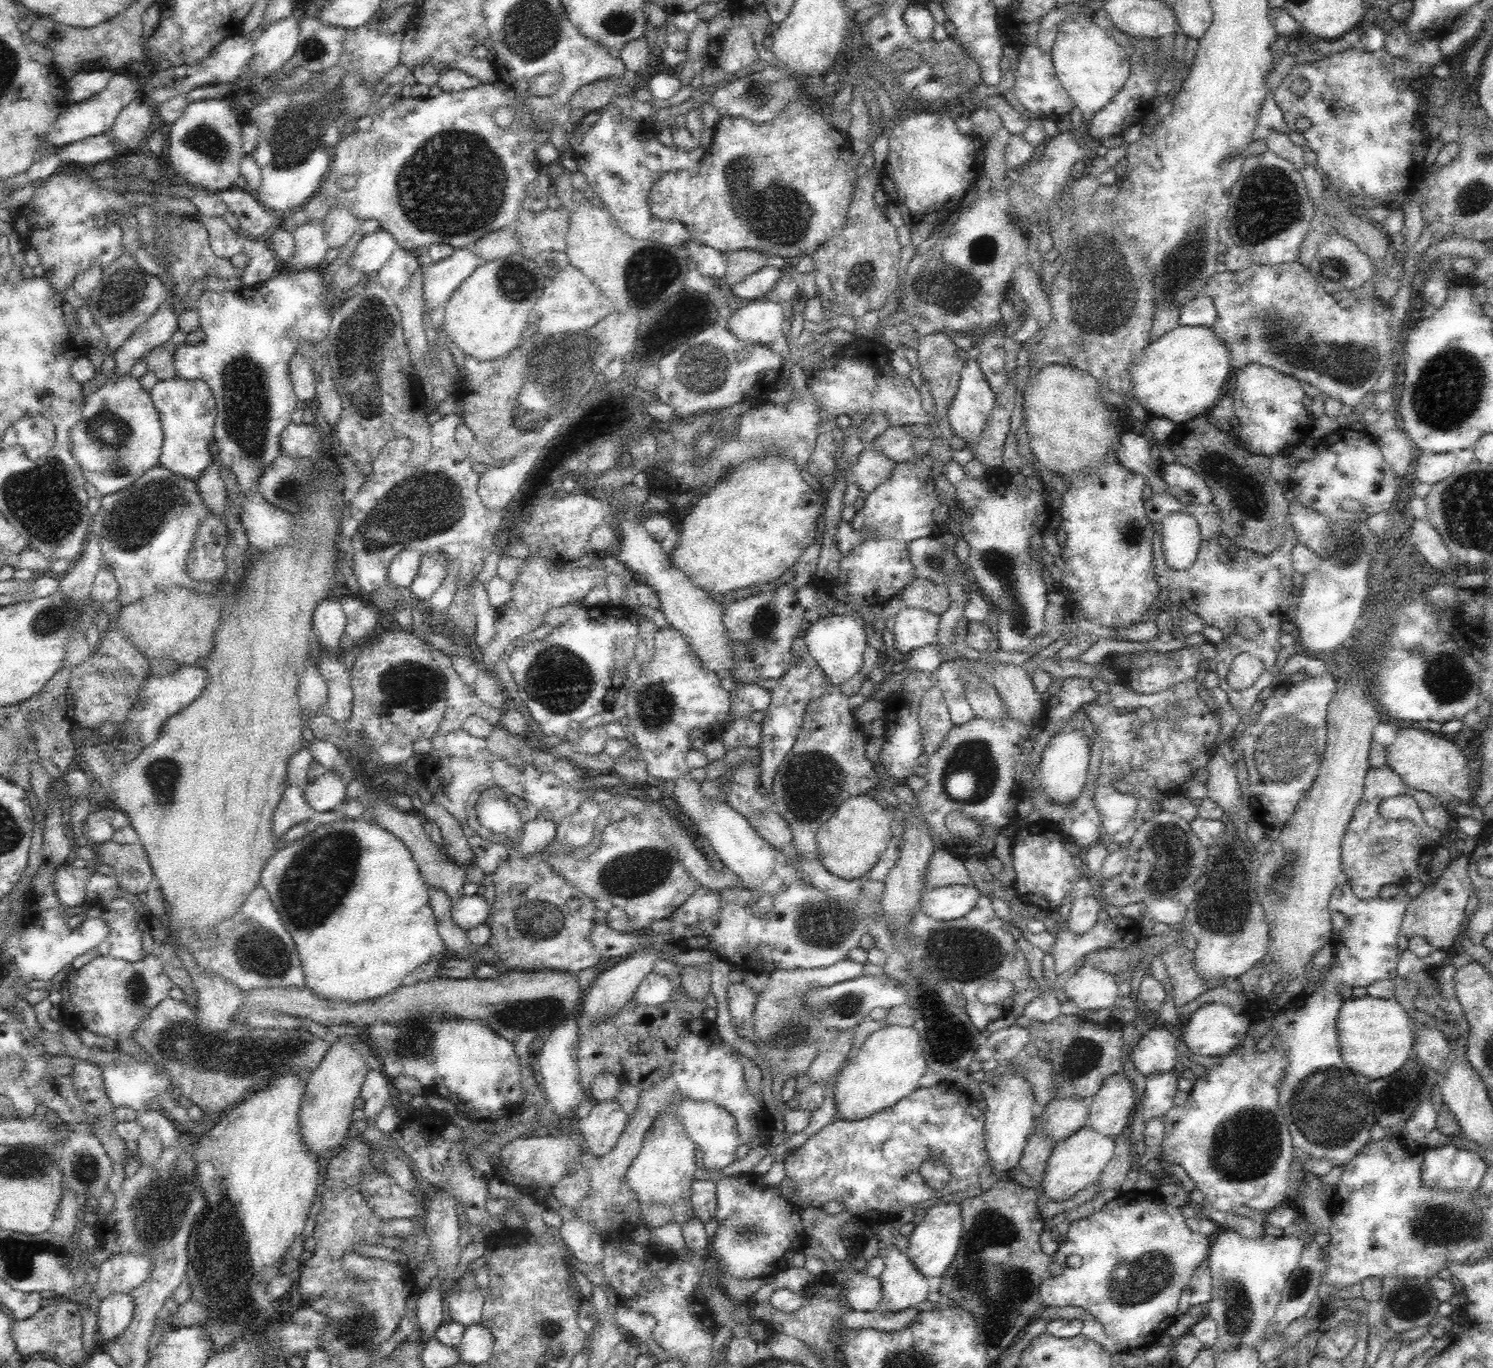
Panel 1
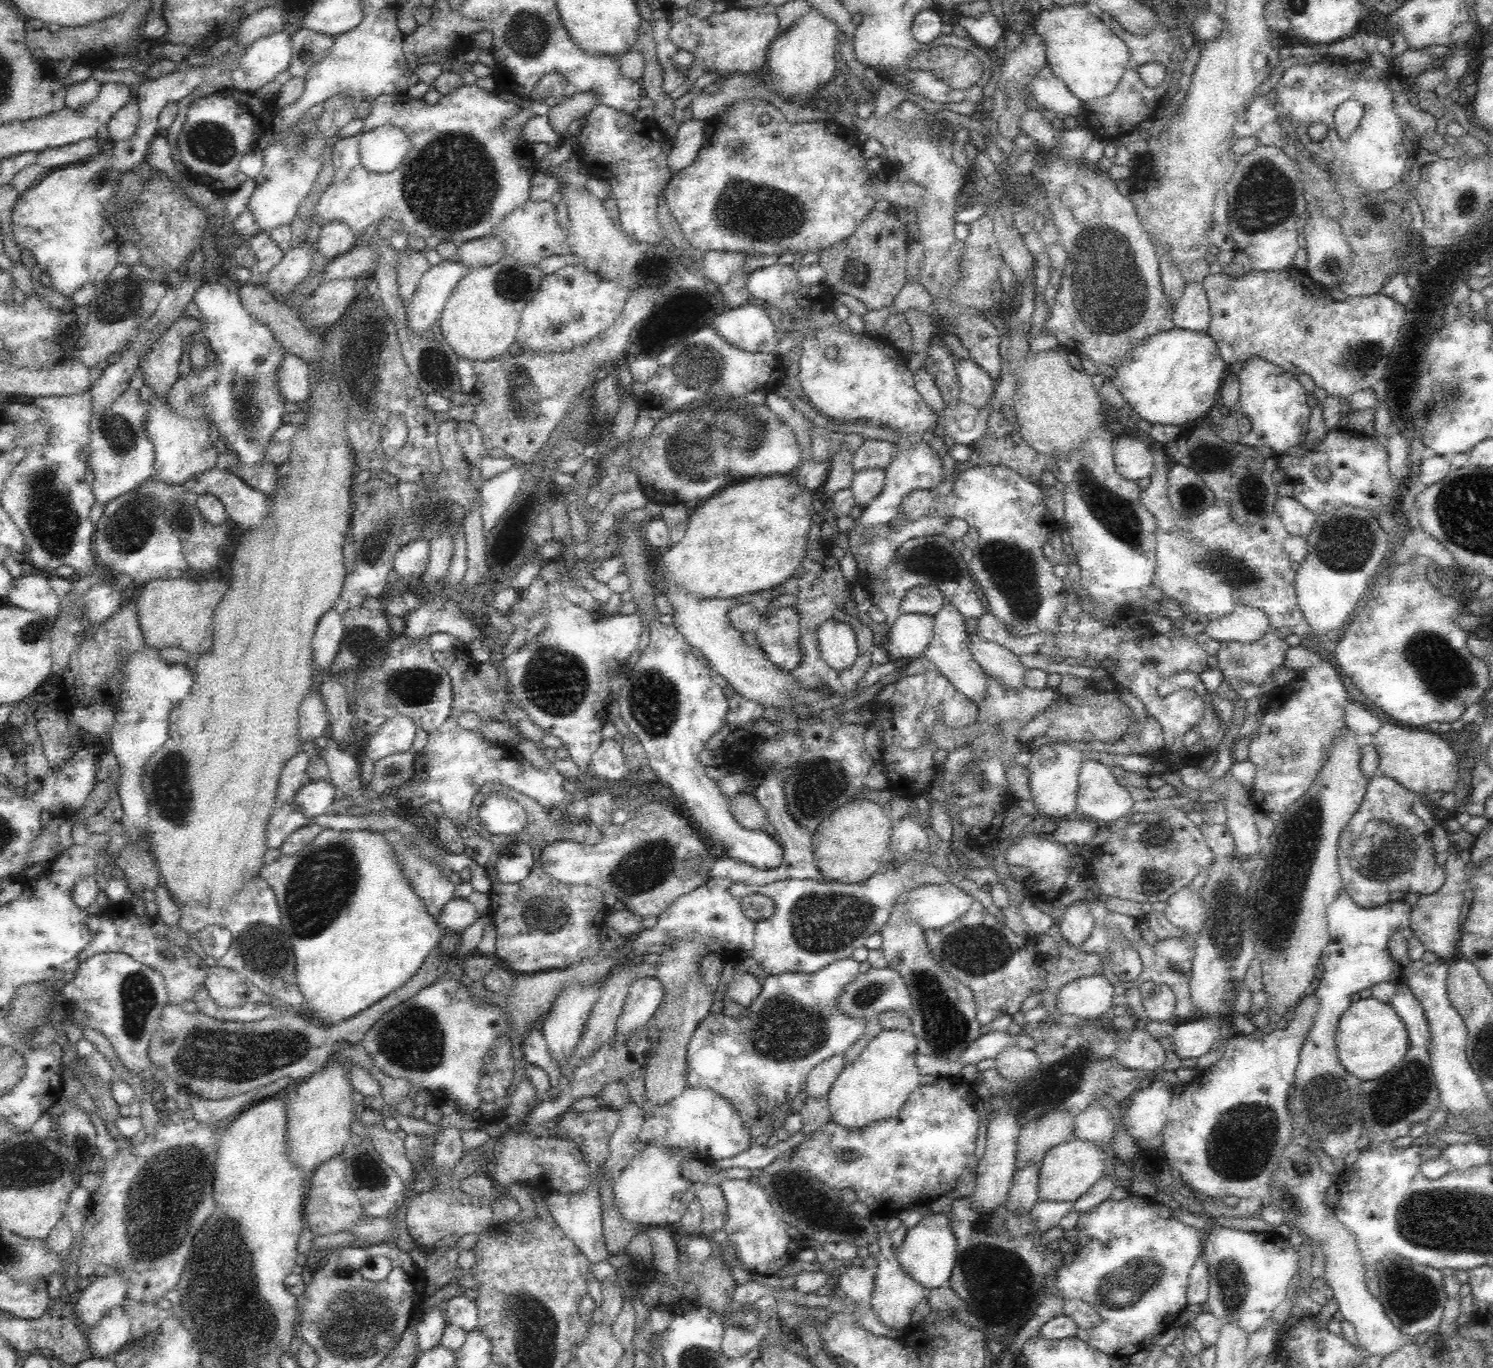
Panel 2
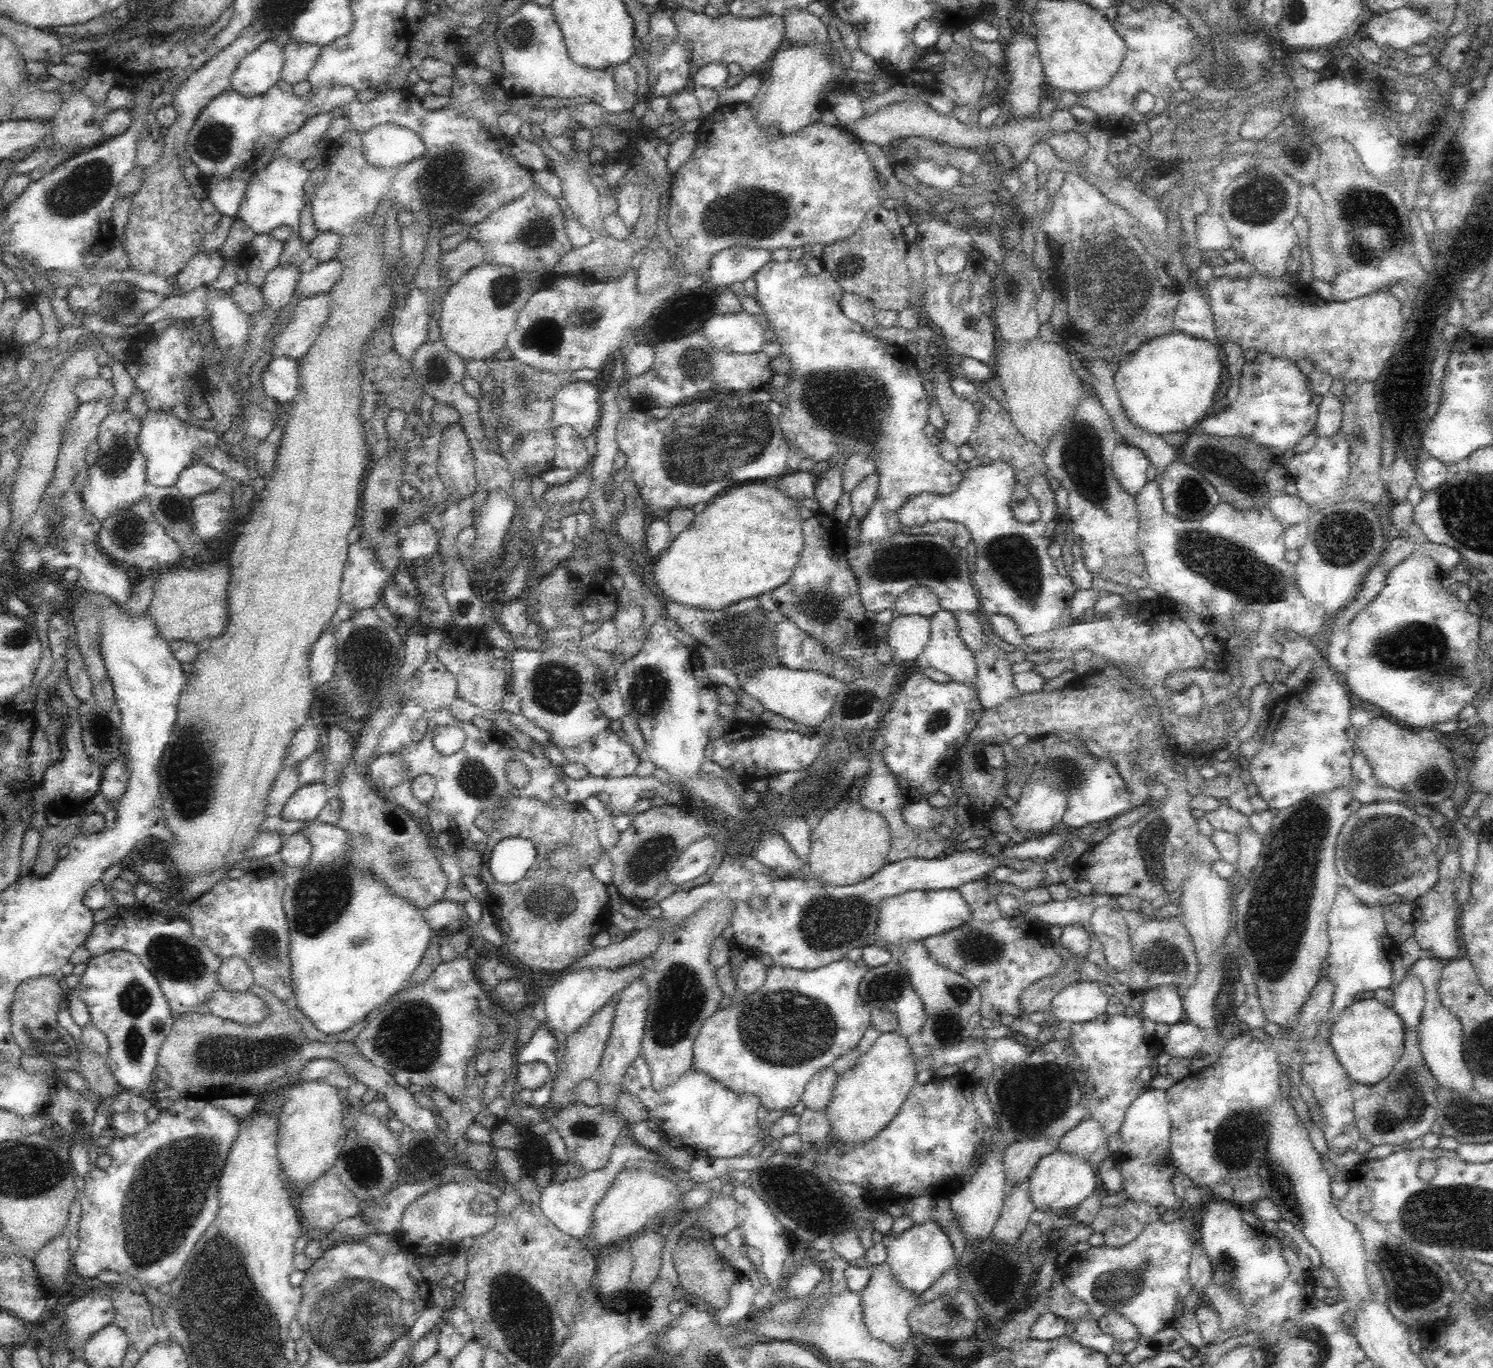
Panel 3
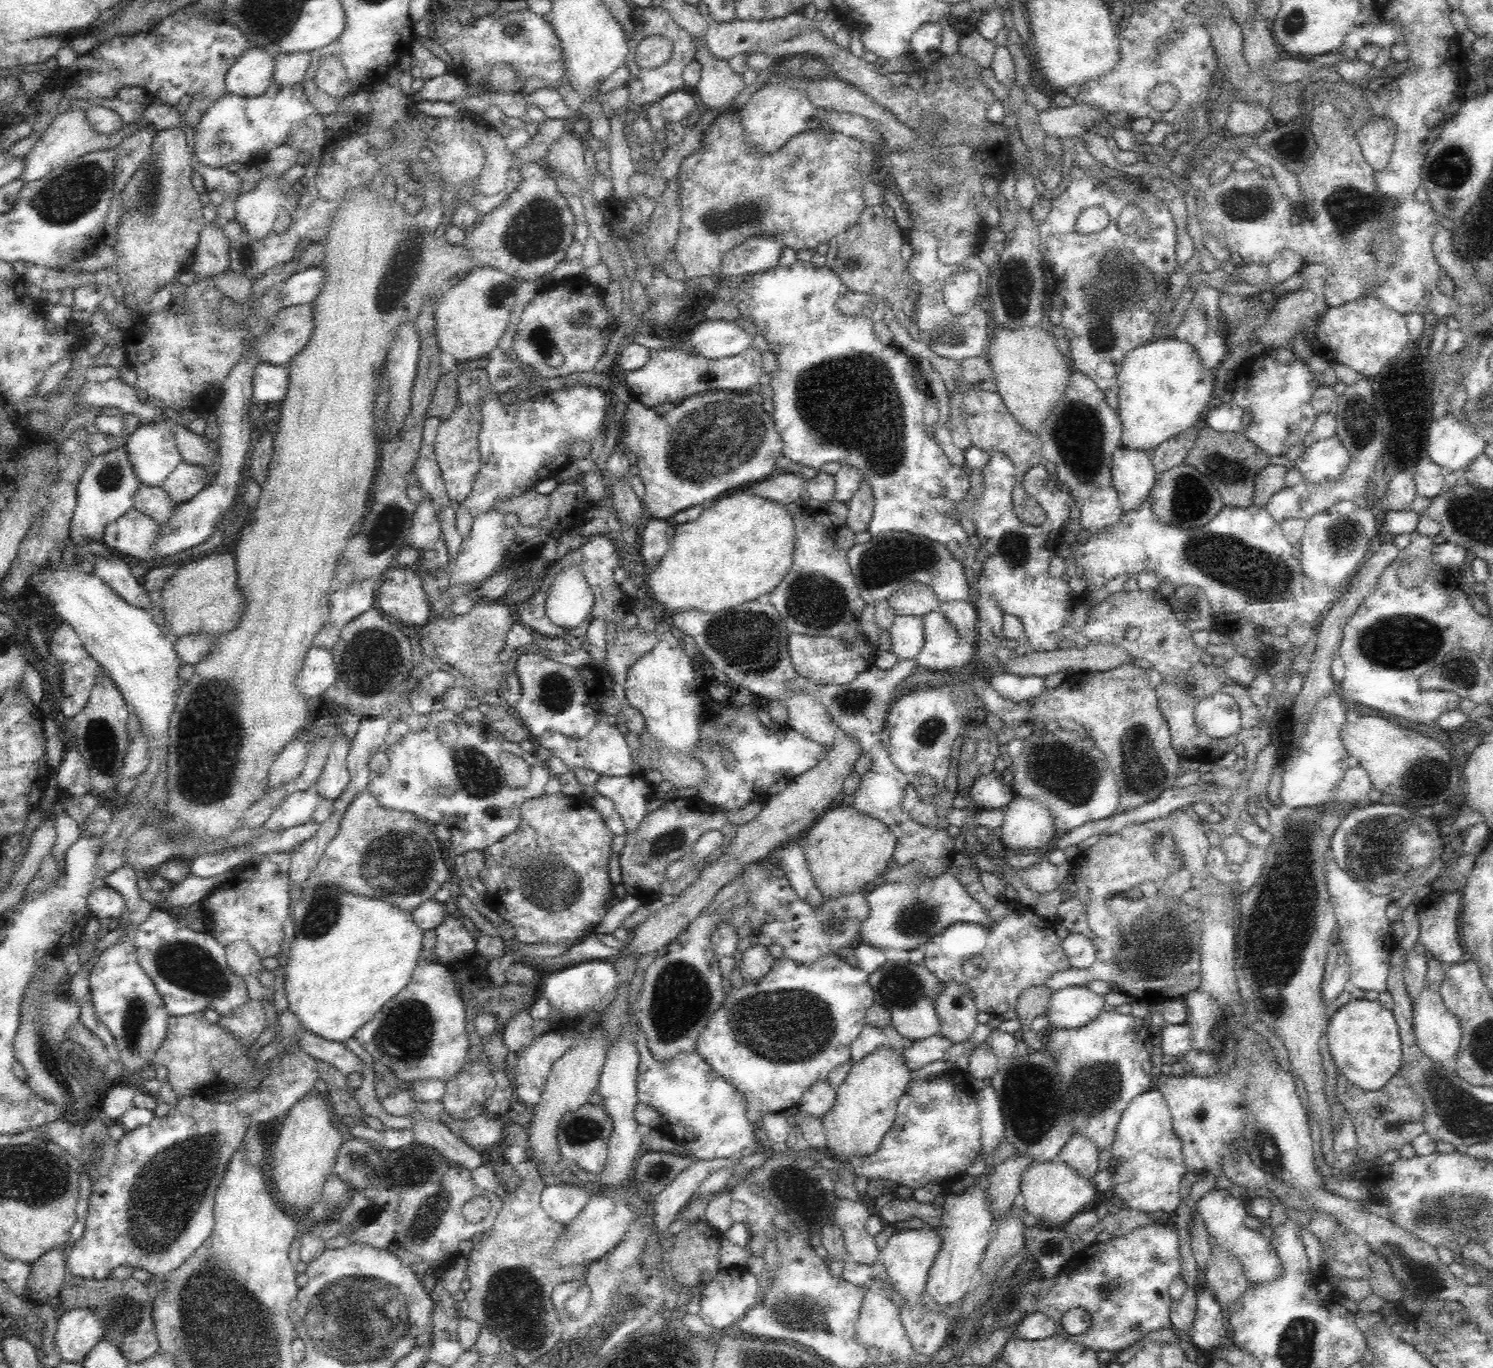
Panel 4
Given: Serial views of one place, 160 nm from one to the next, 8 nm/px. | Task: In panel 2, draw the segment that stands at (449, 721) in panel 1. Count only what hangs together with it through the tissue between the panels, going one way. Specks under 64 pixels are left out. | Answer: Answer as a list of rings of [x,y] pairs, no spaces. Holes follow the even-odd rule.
[[[446,650],[446,652],[433,651],[433,657],[451,676],[454,697],[451,715],[454,718],[457,719],[462,712],[475,712],[483,721],[498,721],[502,718],[504,702],[496,699],[496,688],[490,688],[480,680],[477,675],[480,662],[465,652],[453,653],[452,650]]]

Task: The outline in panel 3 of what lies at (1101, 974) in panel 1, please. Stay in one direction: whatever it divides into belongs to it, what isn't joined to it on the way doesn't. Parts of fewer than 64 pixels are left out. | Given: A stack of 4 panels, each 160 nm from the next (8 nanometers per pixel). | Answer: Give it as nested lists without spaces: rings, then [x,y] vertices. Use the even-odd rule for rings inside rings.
[[[1077,980],[1068,984],[1052,999],[1050,1013],[1056,1023],[1087,1023],[1089,1020],[1098,1019],[1107,1009],[1109,996],[1098,985],[1098,981]]]

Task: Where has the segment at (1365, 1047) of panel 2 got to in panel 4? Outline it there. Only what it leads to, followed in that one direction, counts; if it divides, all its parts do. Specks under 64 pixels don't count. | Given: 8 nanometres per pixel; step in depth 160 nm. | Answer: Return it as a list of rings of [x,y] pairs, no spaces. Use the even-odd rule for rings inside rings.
[[[1351,998],[1329,1019],[1327,1028],[1327,1044],[1338,1072],[1366,1092],[1380,1090],[1404,1064],[1395,1016],[1391,1009],[1382,1006],[1379,999]]]

